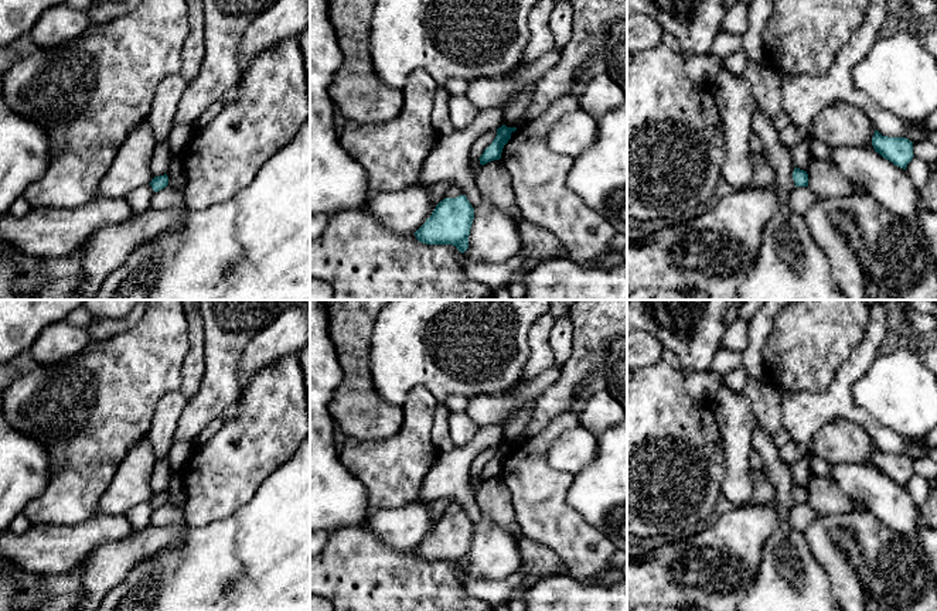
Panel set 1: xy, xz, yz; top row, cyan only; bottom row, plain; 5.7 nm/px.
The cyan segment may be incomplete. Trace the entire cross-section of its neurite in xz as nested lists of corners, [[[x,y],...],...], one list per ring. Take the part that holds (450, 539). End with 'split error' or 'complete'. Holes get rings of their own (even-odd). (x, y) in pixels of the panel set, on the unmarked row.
[[[466,512],[440,518],[426,539],[415,549],[426,561],[453,561],[459,569],[468,566],[468,552],[474,536],[474,525]]]; complete

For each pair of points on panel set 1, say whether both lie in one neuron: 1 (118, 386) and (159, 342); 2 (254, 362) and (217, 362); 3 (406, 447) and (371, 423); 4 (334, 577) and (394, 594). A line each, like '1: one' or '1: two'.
1: one
2: two
3: two
4: one

